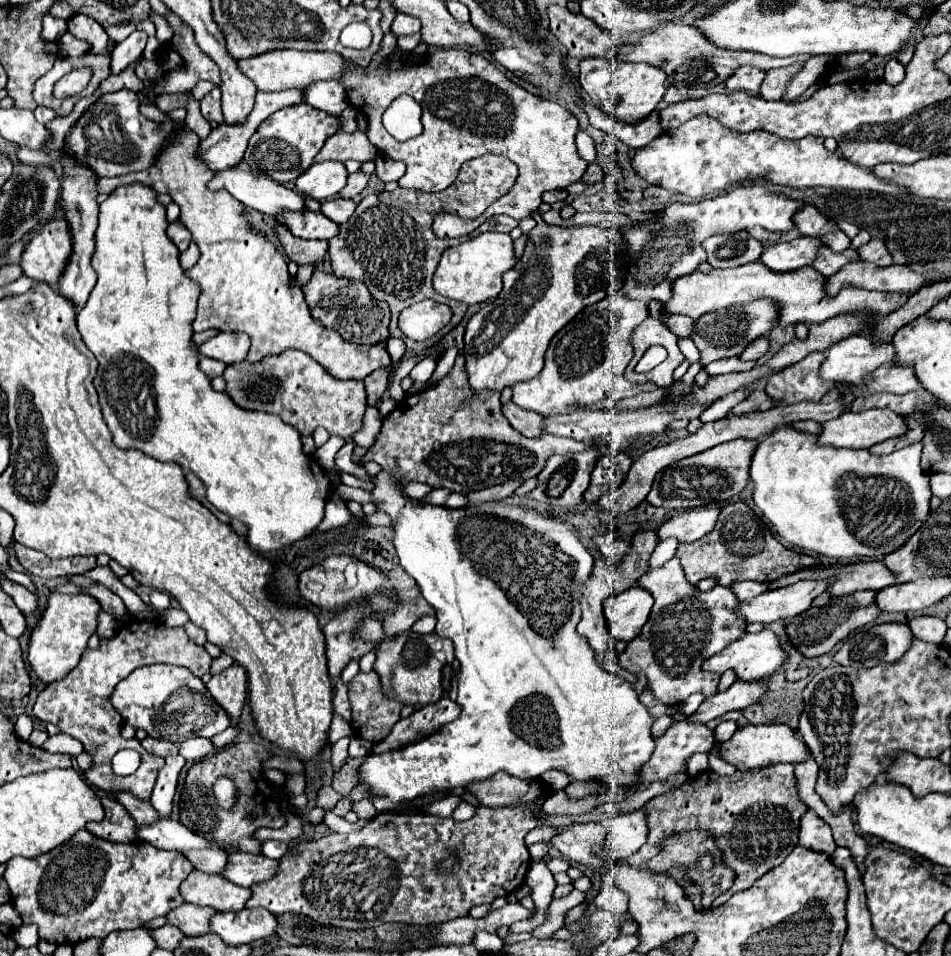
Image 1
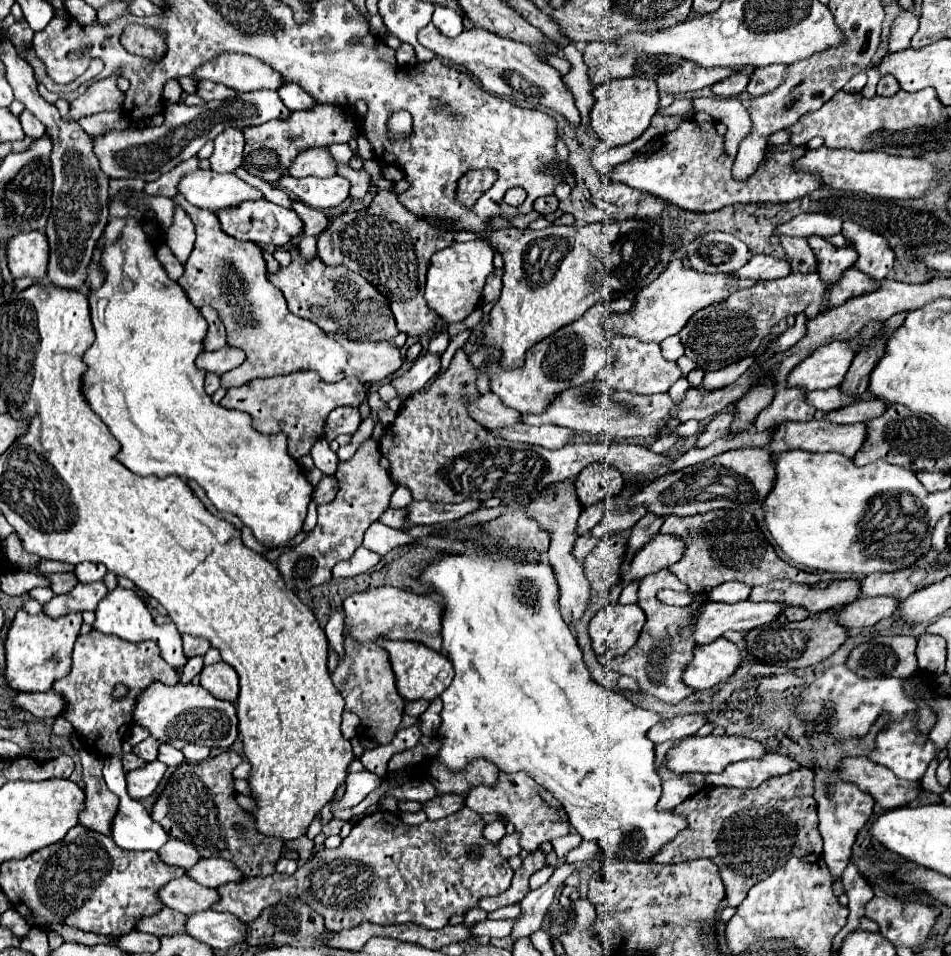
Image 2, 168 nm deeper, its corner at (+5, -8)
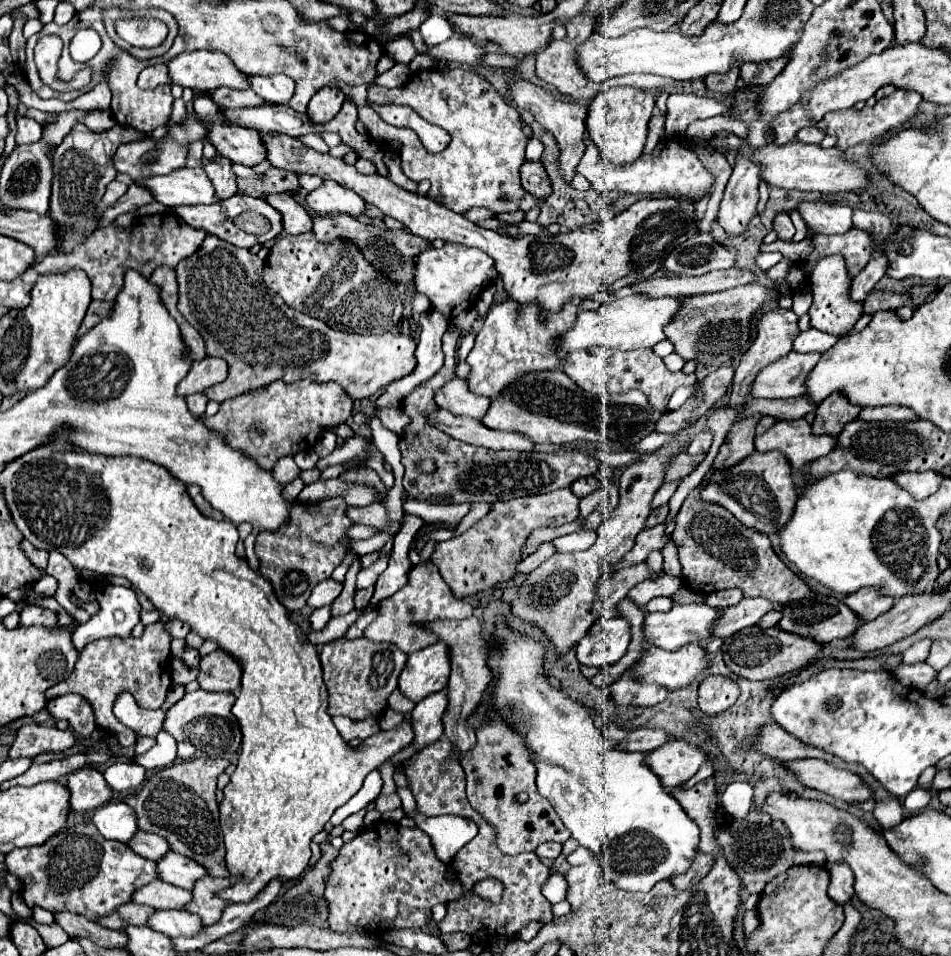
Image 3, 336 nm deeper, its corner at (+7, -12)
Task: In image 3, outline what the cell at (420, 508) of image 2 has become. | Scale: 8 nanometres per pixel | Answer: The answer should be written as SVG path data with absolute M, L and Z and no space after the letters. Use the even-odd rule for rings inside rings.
M371 504L371 508L349 508L347 516L357 524L375 526L377 530L385 530L389 526L385 504Z

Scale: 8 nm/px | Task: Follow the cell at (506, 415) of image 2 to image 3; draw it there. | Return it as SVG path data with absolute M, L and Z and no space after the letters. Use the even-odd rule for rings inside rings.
M455 378L439 388L435 392L435 402L439 408L445 408L455 416L469 416L475 420L481 420L491 406L491 398L475 396L461 378Z

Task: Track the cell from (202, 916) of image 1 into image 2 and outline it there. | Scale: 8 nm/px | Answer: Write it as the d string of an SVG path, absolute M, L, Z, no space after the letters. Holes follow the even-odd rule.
M163 906L159 912L139 918L135 928L139 932L149 932L155 936L167 936L167 934L171 936L173 932L185 932L183 920L185 920L185 916L181 912L175 912L167 906Z

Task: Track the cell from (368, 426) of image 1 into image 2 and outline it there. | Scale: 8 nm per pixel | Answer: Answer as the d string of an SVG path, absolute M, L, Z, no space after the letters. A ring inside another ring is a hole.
M311 498L311 502L309 503L308 506L308 513L307 516L304 520L304 524L303 524L303 532L309 532L311 531L317 523L317 504L314 501L313 498Z

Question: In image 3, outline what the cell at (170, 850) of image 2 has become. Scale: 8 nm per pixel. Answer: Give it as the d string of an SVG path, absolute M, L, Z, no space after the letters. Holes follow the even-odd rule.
M139 832L139 836L135 836L135 840L129 842L129 846L143 858L149 858L153 862L161 860L167 852L171 852L171 844L167 844L167 840L163 840L163 836L155 836L155 834L147 834L147 832Z

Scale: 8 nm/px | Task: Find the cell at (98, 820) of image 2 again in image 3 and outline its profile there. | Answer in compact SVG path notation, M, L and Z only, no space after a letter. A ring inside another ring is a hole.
M85 766L69 776L71 808L77 814L97 810L113 798L111 786L103 780L103 772L95 766Z

